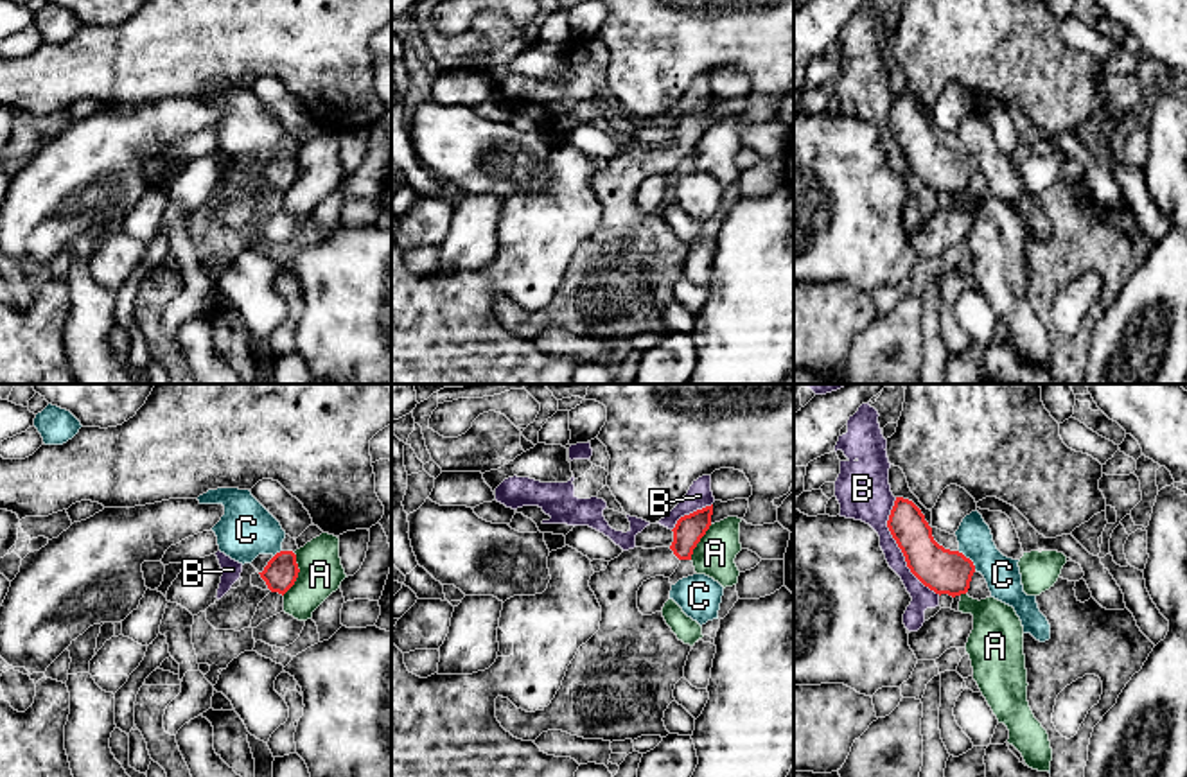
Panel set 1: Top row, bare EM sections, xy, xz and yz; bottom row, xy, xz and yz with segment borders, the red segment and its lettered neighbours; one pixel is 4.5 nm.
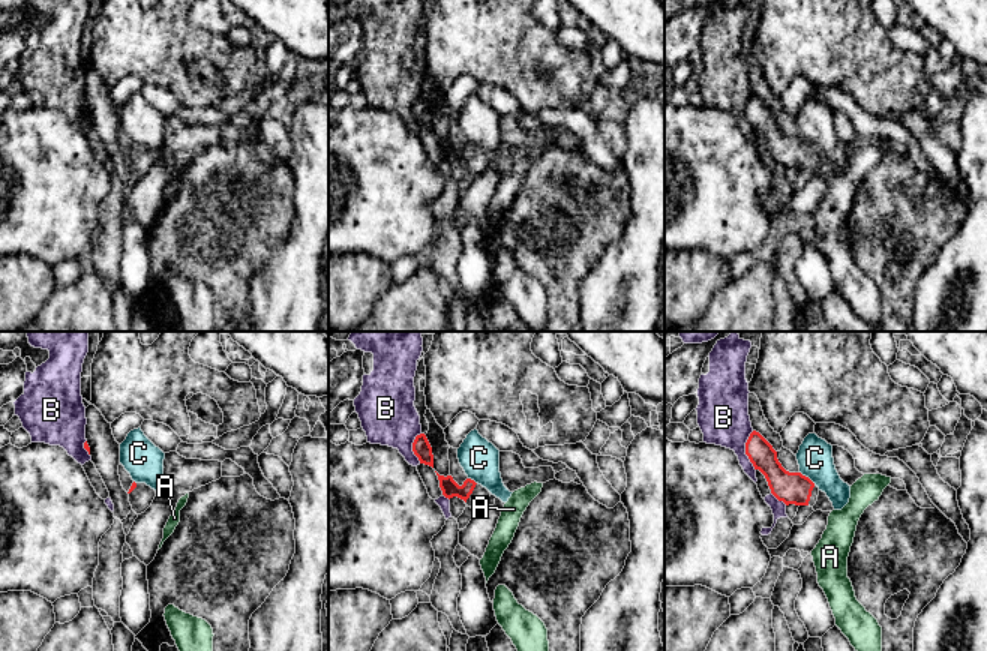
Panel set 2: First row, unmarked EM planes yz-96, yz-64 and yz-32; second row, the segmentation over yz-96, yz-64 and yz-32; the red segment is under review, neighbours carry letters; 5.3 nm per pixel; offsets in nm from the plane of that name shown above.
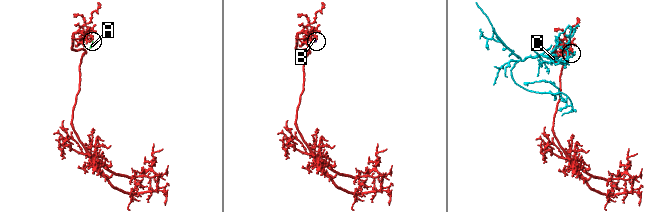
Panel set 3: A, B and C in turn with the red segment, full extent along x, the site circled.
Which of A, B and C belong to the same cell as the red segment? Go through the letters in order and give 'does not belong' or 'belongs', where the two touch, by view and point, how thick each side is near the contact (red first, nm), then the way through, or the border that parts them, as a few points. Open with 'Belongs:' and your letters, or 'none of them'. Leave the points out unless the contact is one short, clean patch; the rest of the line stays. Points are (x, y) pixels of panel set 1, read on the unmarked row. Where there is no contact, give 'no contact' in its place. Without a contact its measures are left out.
Belongs: none of them
A: does not belong; meets red in xy at (297, 173); 150 nm thick on the red side, 190 nm on the other
B: does not belong; meets red in yz at (900, 146); 200 nm thick on the red side, 190 nm on the other
C: does not belong; meets red in yz at (968, 157); 200 nm thick on the red side, 160 nm on the other

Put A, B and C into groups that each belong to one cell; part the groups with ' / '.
A / B / C

